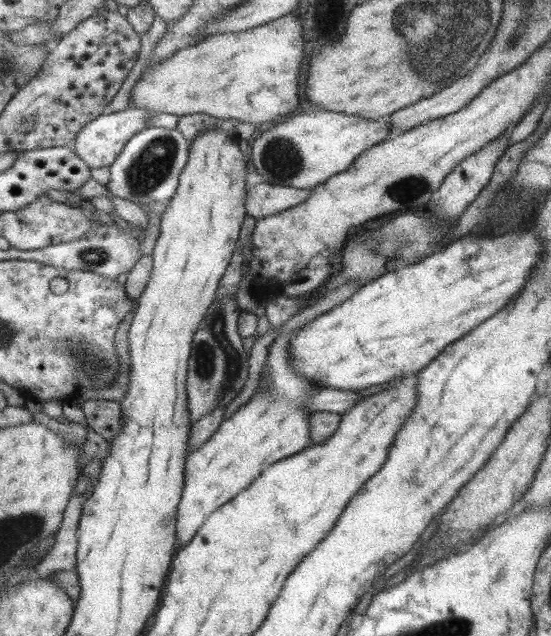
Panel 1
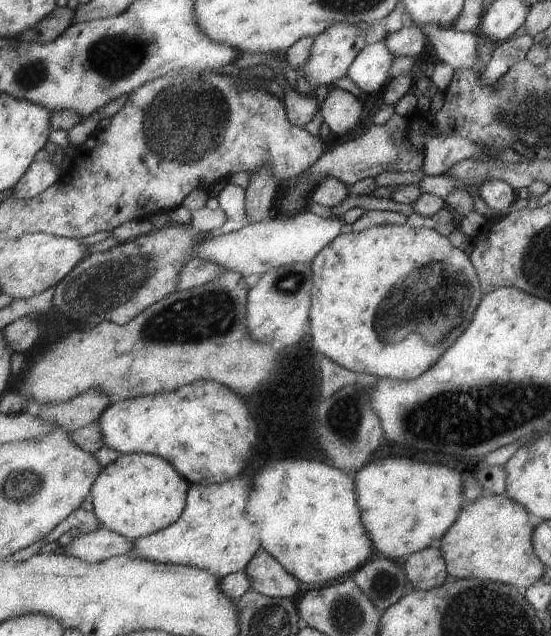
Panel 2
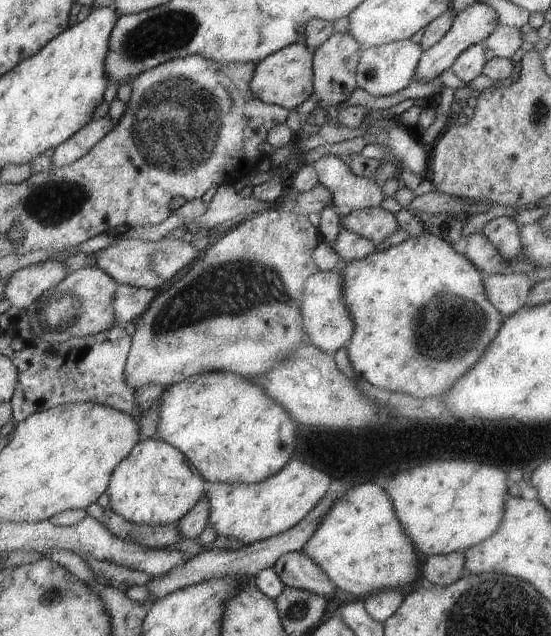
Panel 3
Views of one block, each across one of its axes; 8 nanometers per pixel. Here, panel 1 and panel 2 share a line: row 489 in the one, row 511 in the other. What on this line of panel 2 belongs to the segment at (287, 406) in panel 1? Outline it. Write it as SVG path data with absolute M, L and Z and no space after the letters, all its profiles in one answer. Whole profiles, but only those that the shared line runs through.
M236 476L234 480L228 480L226 484L204 486L190 483L186 506L180 518L158 532L136 538L132 554L142 560L156 562L156 564L175 564L199 568L204 572L212 572L214 576L221 579L229 574L244 571L246 565L259 552L260 548L260 530L256 528L255 523L246 518L246 512L244 512L250 492L252 492L252 480L248 476Z

